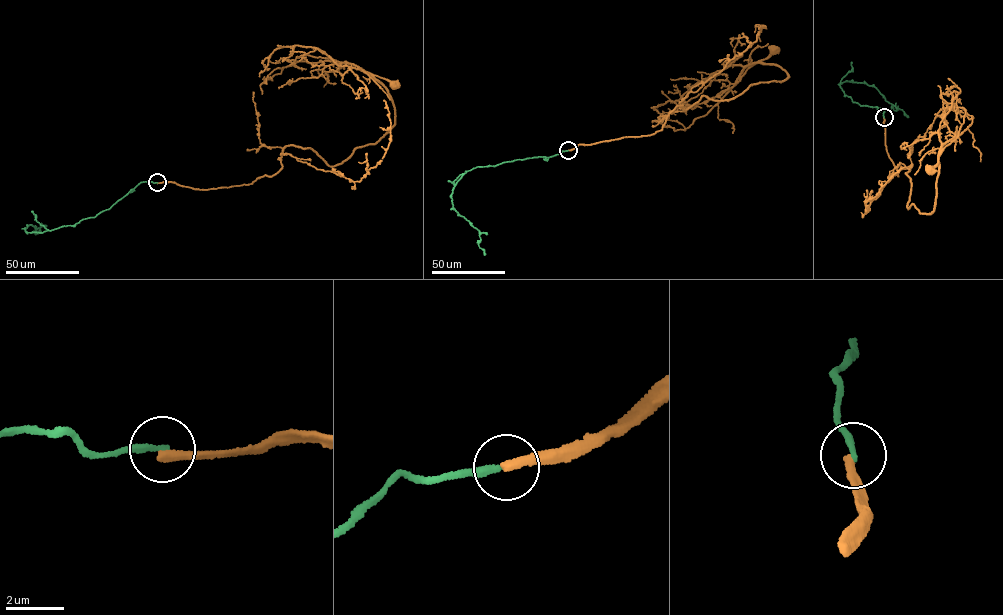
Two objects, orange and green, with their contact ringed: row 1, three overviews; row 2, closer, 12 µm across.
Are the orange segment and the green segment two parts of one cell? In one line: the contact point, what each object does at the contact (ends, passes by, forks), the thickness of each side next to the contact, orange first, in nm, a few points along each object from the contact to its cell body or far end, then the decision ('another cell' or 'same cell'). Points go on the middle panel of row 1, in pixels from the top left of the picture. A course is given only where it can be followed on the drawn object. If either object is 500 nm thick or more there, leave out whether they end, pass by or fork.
(568, 150) | orange ends | green ends | 320/240 nm | orange via (568, 150), (653, 134), (678, 106), (783, 81), (781, 67), (760, 62), (736, 82), (773, 49) | green via (568, 150), (547, 157), (476, 167), (459, 179), (451, 195), (453, 208), (479, 231), (478, 245), (484, 255) | another cell

